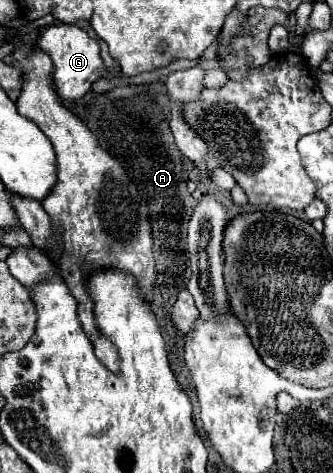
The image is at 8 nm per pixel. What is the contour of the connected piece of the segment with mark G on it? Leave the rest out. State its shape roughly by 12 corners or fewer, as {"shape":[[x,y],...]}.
{"shape":[[52,24],[36,46],[52,58],[60,100],[100,78],[100,46],[74,24]]}

